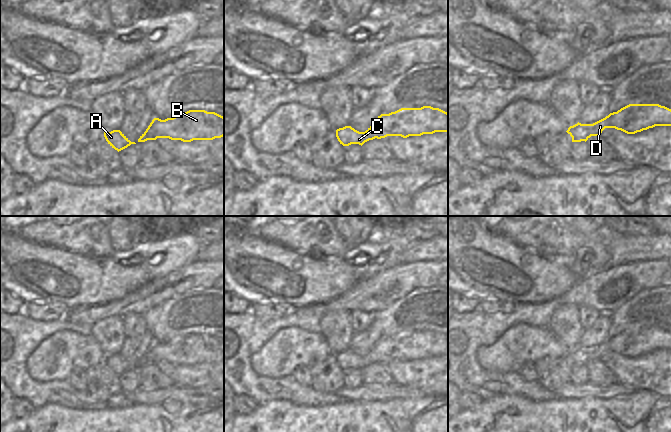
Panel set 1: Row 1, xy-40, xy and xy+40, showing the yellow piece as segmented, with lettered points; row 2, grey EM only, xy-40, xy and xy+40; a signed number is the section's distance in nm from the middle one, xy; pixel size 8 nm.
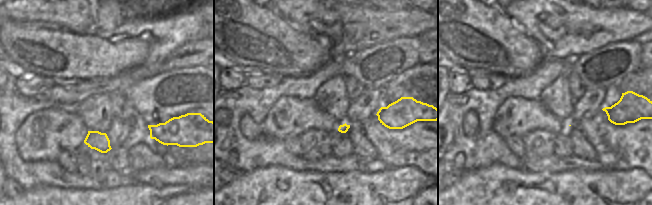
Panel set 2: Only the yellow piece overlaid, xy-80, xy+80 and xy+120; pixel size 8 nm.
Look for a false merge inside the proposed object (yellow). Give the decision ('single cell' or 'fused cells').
single cell

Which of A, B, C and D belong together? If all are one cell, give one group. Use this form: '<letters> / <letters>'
A B C D

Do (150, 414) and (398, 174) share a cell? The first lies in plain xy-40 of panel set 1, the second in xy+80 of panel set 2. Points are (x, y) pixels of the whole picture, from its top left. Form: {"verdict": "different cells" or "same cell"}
{"verdict": "same cell"}

